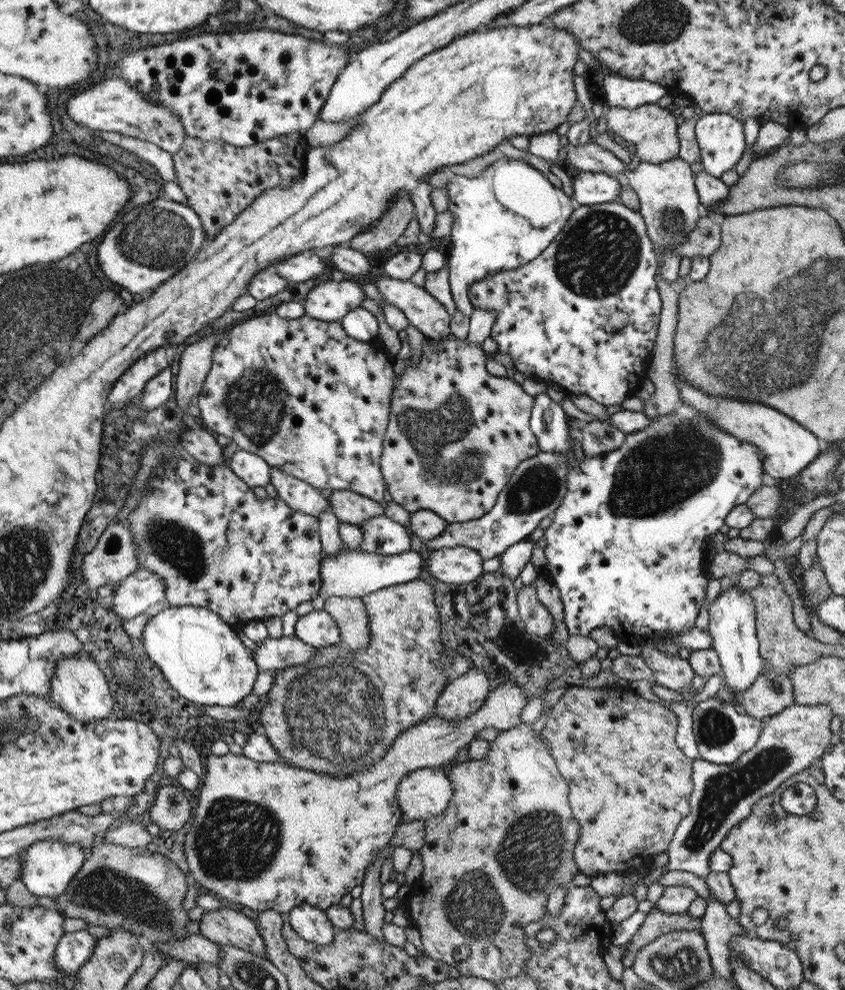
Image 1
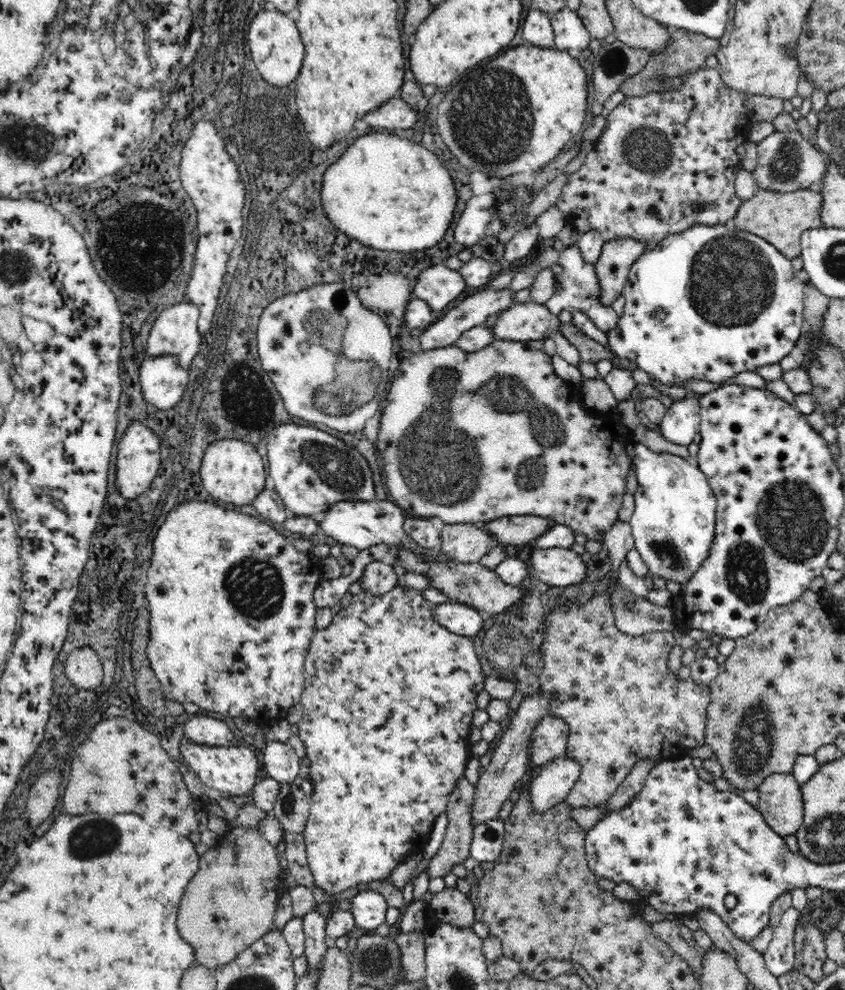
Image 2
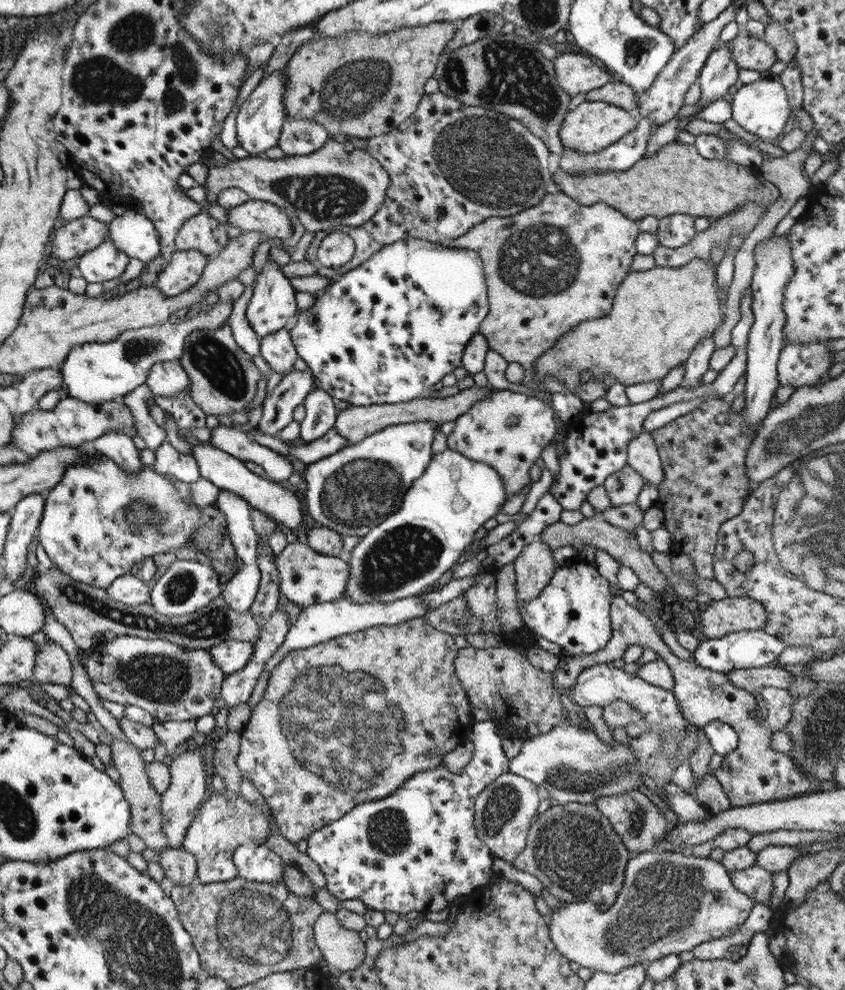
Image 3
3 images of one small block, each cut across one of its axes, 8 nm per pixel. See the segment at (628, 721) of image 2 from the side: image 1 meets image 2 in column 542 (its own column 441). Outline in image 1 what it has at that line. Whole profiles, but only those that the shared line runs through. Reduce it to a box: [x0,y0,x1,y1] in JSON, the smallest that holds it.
[259,580,449,776]

